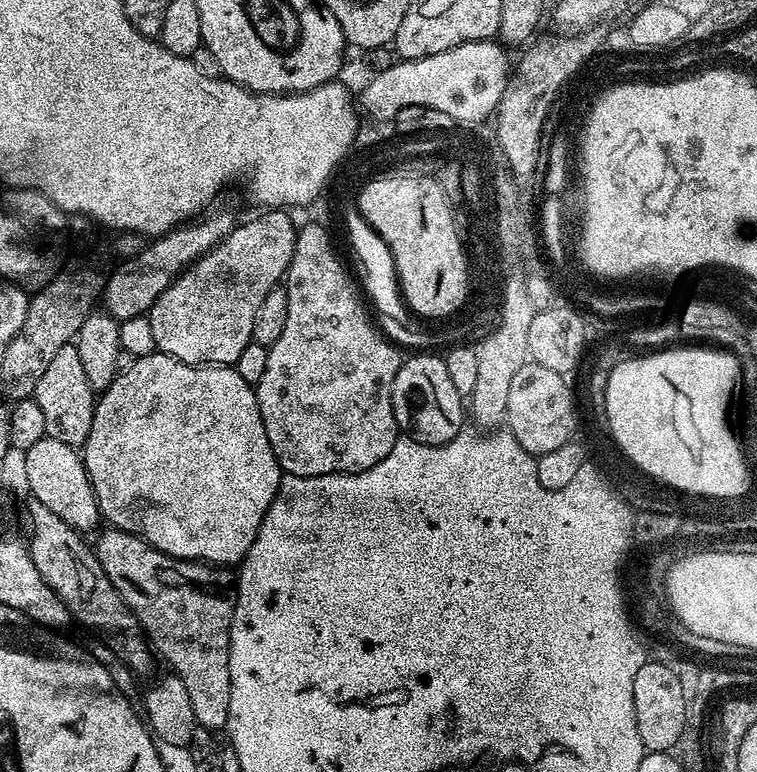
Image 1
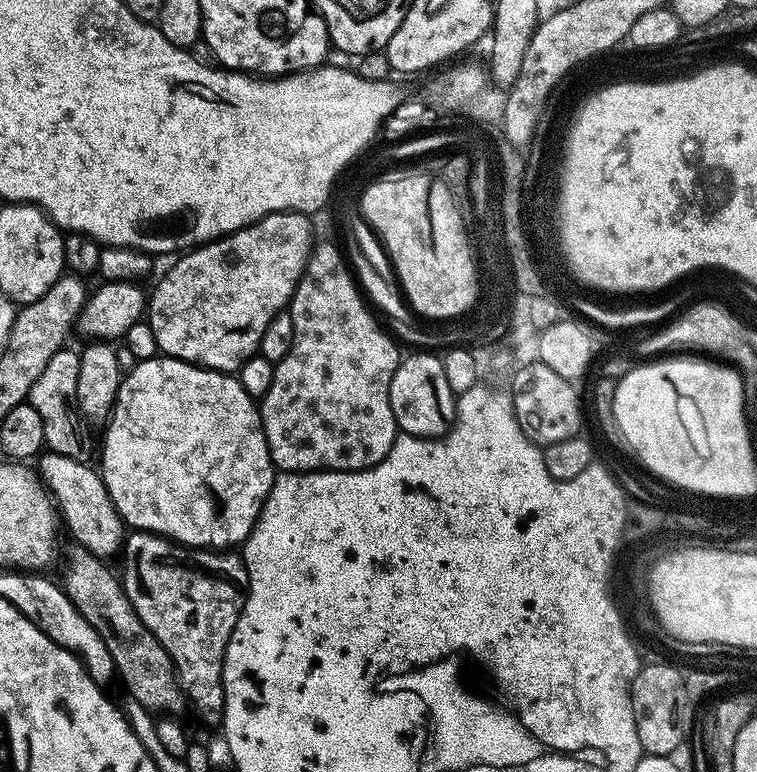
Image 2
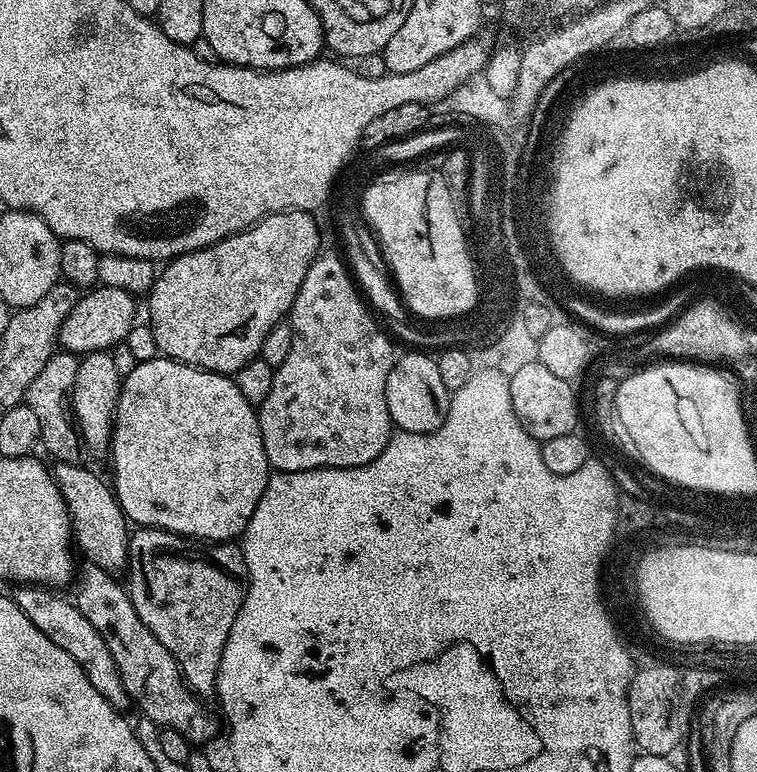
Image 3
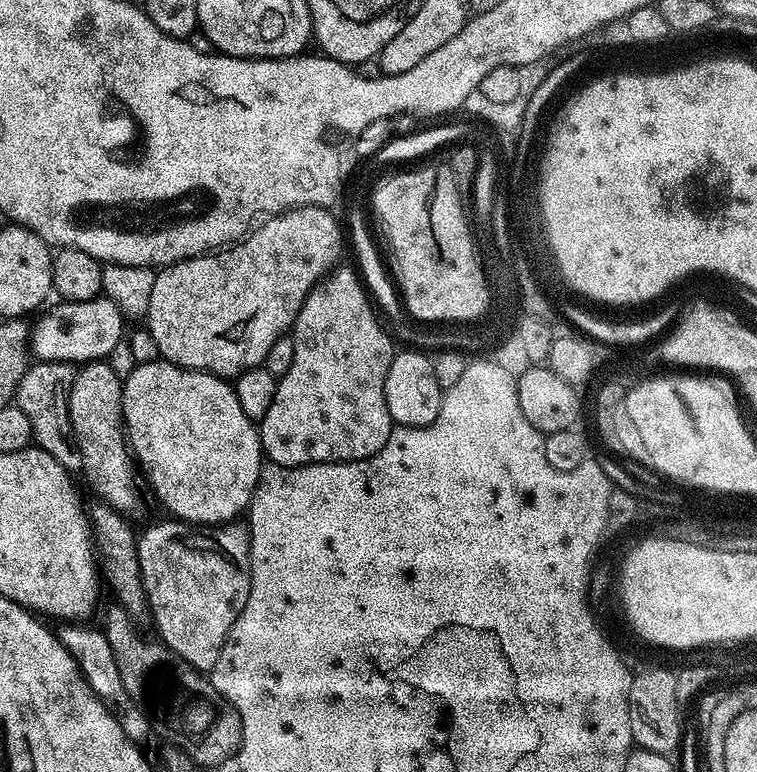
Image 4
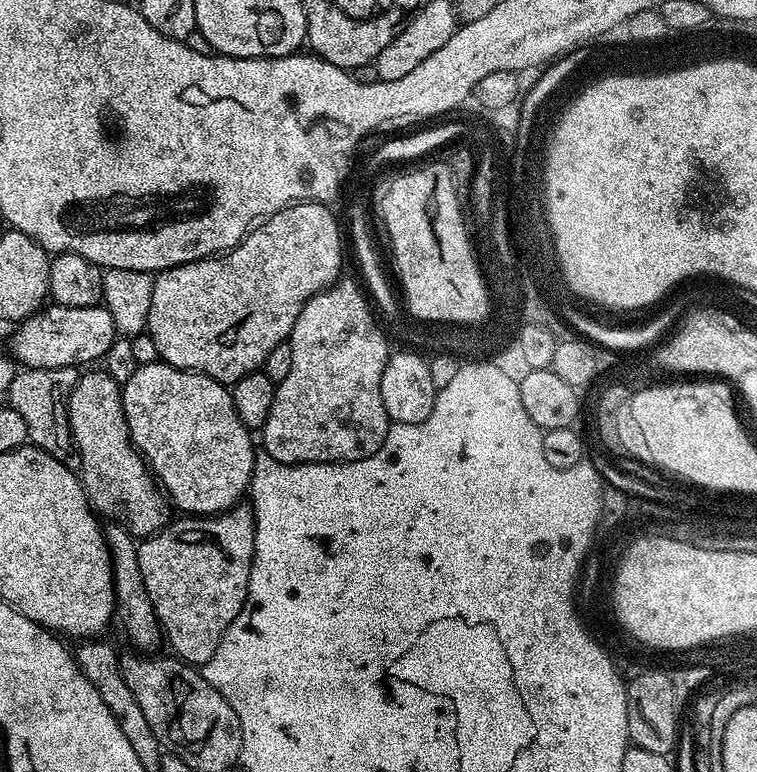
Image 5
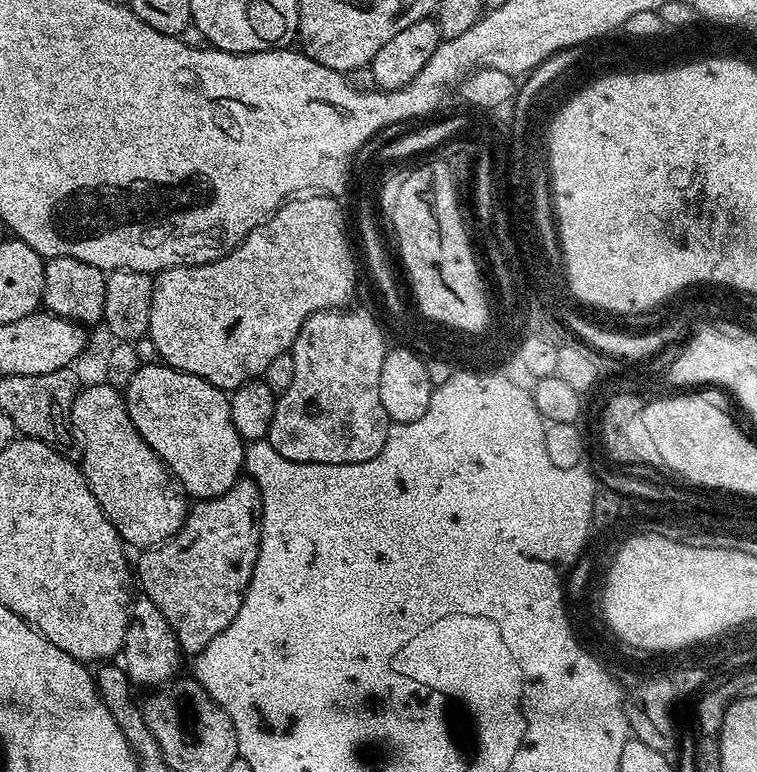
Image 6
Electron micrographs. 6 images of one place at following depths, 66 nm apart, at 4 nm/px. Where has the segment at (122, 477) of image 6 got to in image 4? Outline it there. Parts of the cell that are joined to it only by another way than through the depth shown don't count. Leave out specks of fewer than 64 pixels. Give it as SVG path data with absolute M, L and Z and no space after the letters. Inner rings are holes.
M93 360L81 367L76 373L70 398L68 399L68 417L72 423L72 439L82 454L82 475L88 484L97 492L99 499L117 512L131 513L136 504L136 480L132 477L134 460L126 443L124 434L124 411L122 410L122 394L124 386L122 378L114 374L114 370L104 360Z

